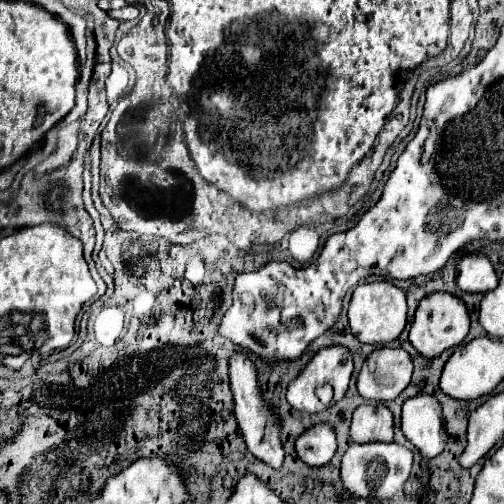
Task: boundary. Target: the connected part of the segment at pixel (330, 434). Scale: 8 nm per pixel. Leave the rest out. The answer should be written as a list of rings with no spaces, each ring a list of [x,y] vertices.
[[[317,422],[297,438],[295,448],[299,458],[309,466],[323,466],[337,450],[335,428],[329,422]]]

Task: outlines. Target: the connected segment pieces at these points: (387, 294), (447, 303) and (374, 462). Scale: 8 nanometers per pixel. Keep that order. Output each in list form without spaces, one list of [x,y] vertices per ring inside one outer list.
[[[387,280],[363,282],[355,288],[349,304],[349,324],[353,334],[363,344],[389,344],[393,342],[407,324],[407,300],[405,290]]]
[[[449,290],[433,292],[433,294],[427,294],[417,306],[415,318],[409,330],[409,340],[425,358],[433,358],[433,356],[439,356],[443,350],[461,344],[469,332],[469,324],[471,324],[469,308],[459,294],[453,294]]]
[[[353,442],[347,452],[343,454],[341,462],[341,480],[345,488],[361,498],[371,498],[371,500],[387,500],[393,498],[403,484],[409,478],[411,472],[411,462],[413,462],[413,452],[407,446],[401,444],[385,444],[385,442],[369,442],[369,444],[357,444]]]

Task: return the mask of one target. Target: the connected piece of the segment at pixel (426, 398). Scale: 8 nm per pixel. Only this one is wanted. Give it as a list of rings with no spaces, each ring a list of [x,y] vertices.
[[[419,392],[403,404],[401,428],[409,442],[419,448],[425,458],[435,458],[443,452],[447,442],[447,432],[443,424],[441,404],[435,394]]]

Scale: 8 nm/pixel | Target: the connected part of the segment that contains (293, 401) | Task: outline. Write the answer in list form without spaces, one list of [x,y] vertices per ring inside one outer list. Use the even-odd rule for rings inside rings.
[[[329,344],[329,346],[321,348],[321,350],[307,362],[307,366],[291,380],[289,390],[287,390],[287,400],[289,400],[291,408],[293,408],[293,410],[307,412],[307,414],[315,414],[315,412],[325,410],[327,406],[323,406],[321,400],[315,396],[317,386],[323,384],[323,382],[329,382],[329,384],[333,386],[333,390],[335,390],[331,402],[337,402],[337,400],[341,400],[341,398],[345,396],[345,392],[347,392],[351,372],[353,372],[353,356],[351,356],[351,352],[349,352],[345,346]]]

